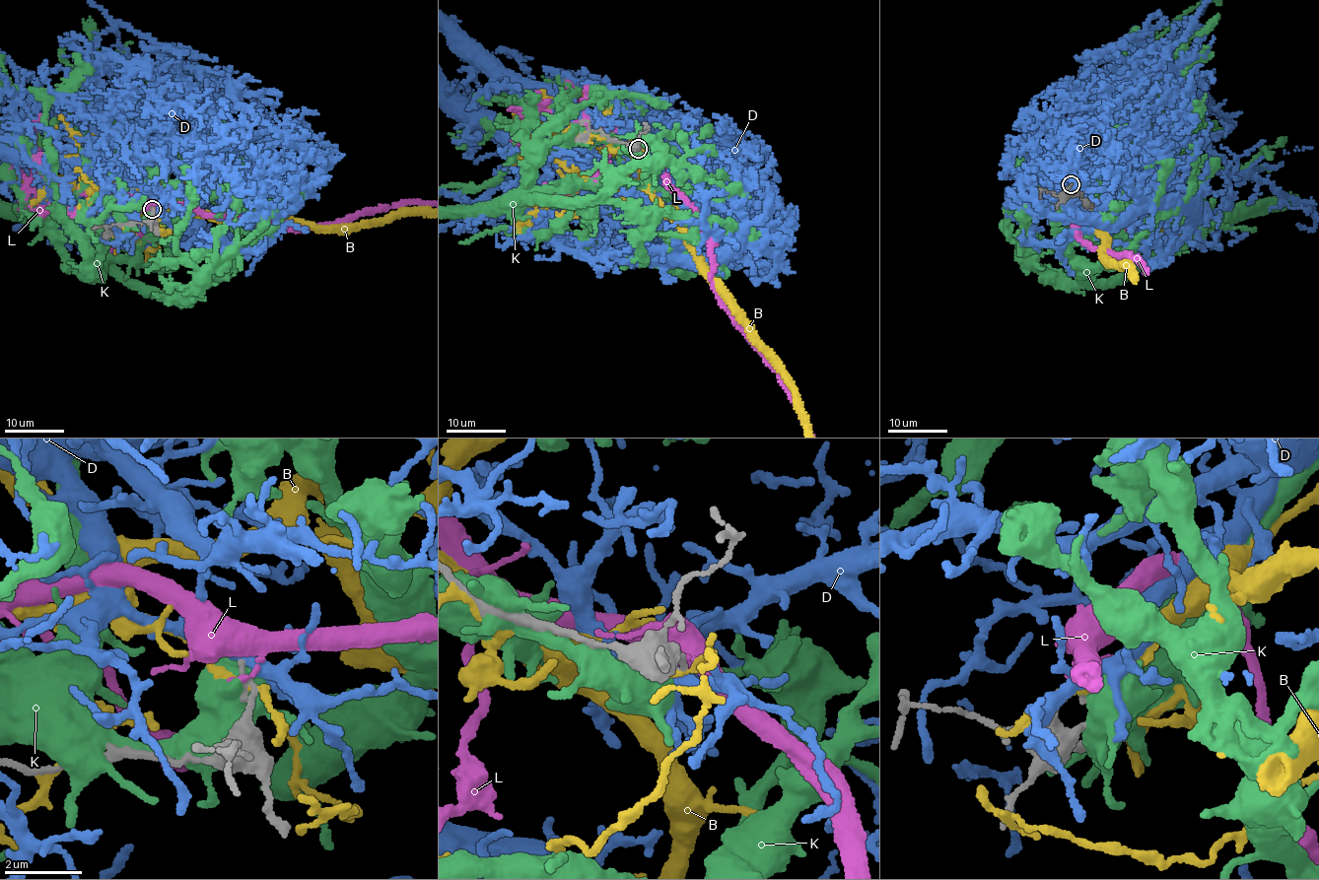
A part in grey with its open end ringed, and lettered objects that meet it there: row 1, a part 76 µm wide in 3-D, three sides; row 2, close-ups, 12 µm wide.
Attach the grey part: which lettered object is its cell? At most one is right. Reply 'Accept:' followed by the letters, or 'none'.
Accept: none

